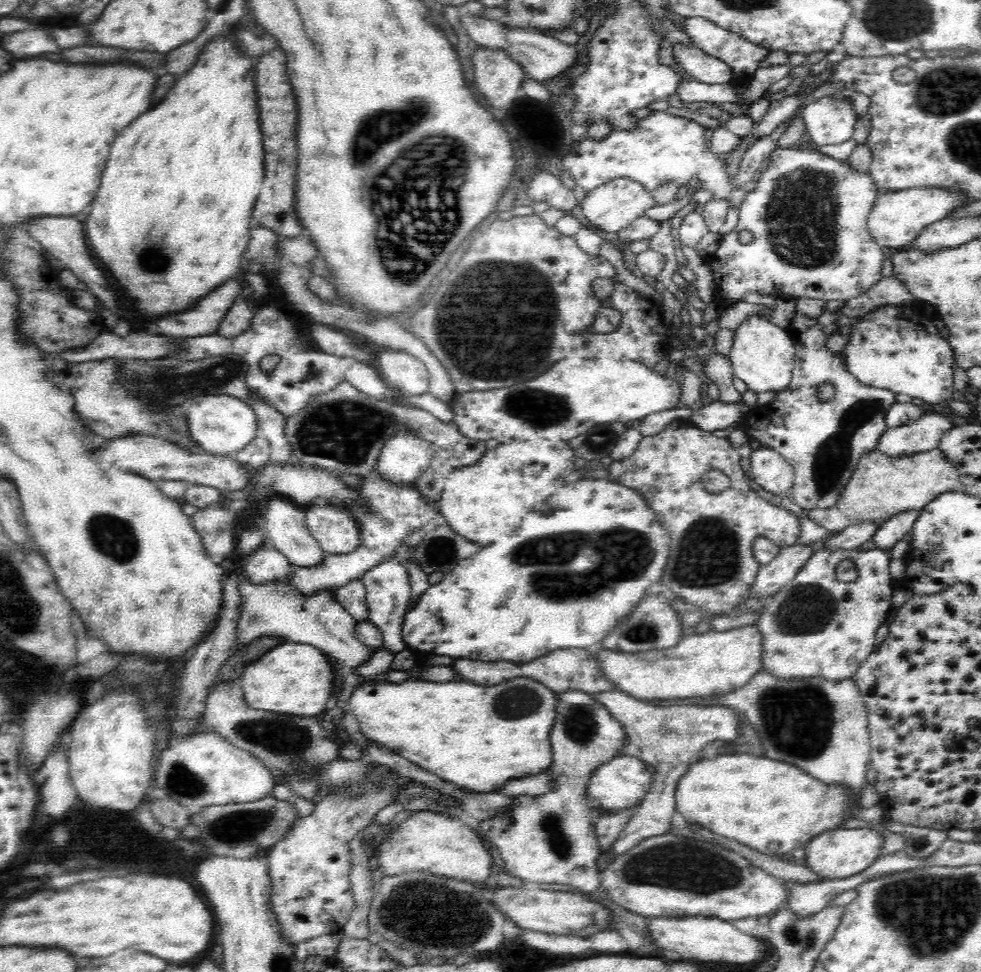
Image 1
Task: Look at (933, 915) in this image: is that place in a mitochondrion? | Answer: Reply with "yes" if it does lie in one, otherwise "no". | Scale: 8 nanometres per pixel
yes

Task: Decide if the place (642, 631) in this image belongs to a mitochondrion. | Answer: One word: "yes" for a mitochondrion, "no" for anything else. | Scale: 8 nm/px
yes

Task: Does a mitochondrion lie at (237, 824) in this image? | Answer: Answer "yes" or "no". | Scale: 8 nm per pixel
yes

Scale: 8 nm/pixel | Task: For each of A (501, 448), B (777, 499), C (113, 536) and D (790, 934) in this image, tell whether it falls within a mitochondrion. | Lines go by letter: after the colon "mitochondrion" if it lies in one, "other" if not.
A: other
B: other
C: mitochondrion
D: mitochondrion

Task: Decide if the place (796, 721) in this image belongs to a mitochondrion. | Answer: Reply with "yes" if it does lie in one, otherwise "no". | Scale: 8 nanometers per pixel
yes

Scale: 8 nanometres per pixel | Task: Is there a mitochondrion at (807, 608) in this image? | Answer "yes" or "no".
yes

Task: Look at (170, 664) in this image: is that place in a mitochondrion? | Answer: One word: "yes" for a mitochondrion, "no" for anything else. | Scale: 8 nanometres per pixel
no

